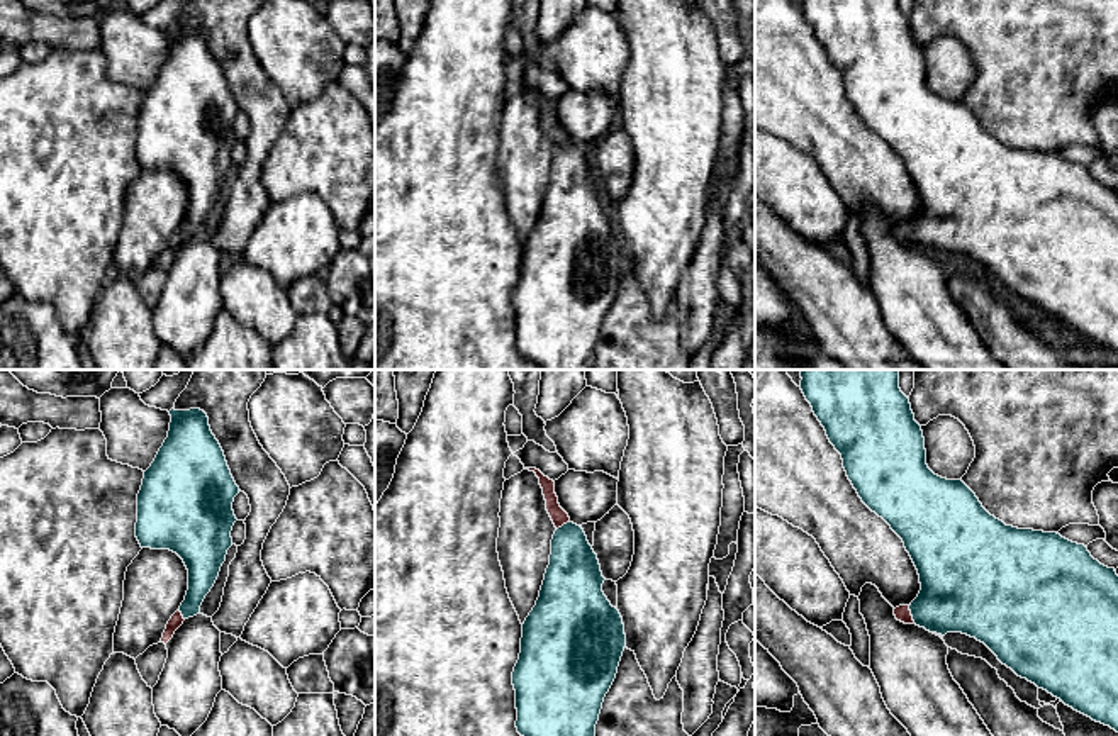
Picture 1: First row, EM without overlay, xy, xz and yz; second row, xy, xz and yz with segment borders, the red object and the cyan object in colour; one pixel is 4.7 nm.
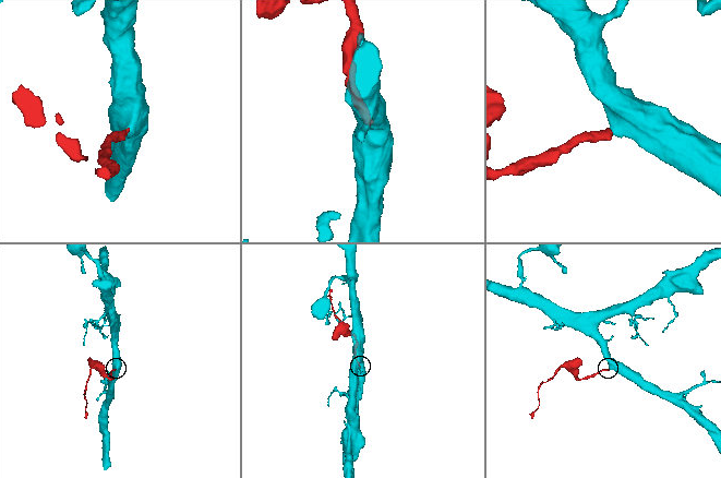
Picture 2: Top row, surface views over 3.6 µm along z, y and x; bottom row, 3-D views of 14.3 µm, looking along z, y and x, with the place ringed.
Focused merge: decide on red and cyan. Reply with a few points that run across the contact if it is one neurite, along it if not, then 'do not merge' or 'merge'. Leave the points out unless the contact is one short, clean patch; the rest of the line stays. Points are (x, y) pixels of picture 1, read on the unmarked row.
yz (901, 233), (910, 234), (937, 229), (957, 214) | merge

